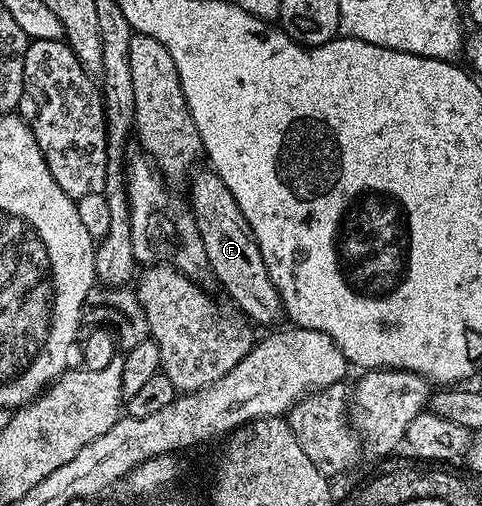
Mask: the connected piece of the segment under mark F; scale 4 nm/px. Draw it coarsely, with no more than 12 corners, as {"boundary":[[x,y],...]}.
{"boundary":[[196,171],[189,207],[210,275],[252,325],[278,325],[281,294],[237,198]]}

